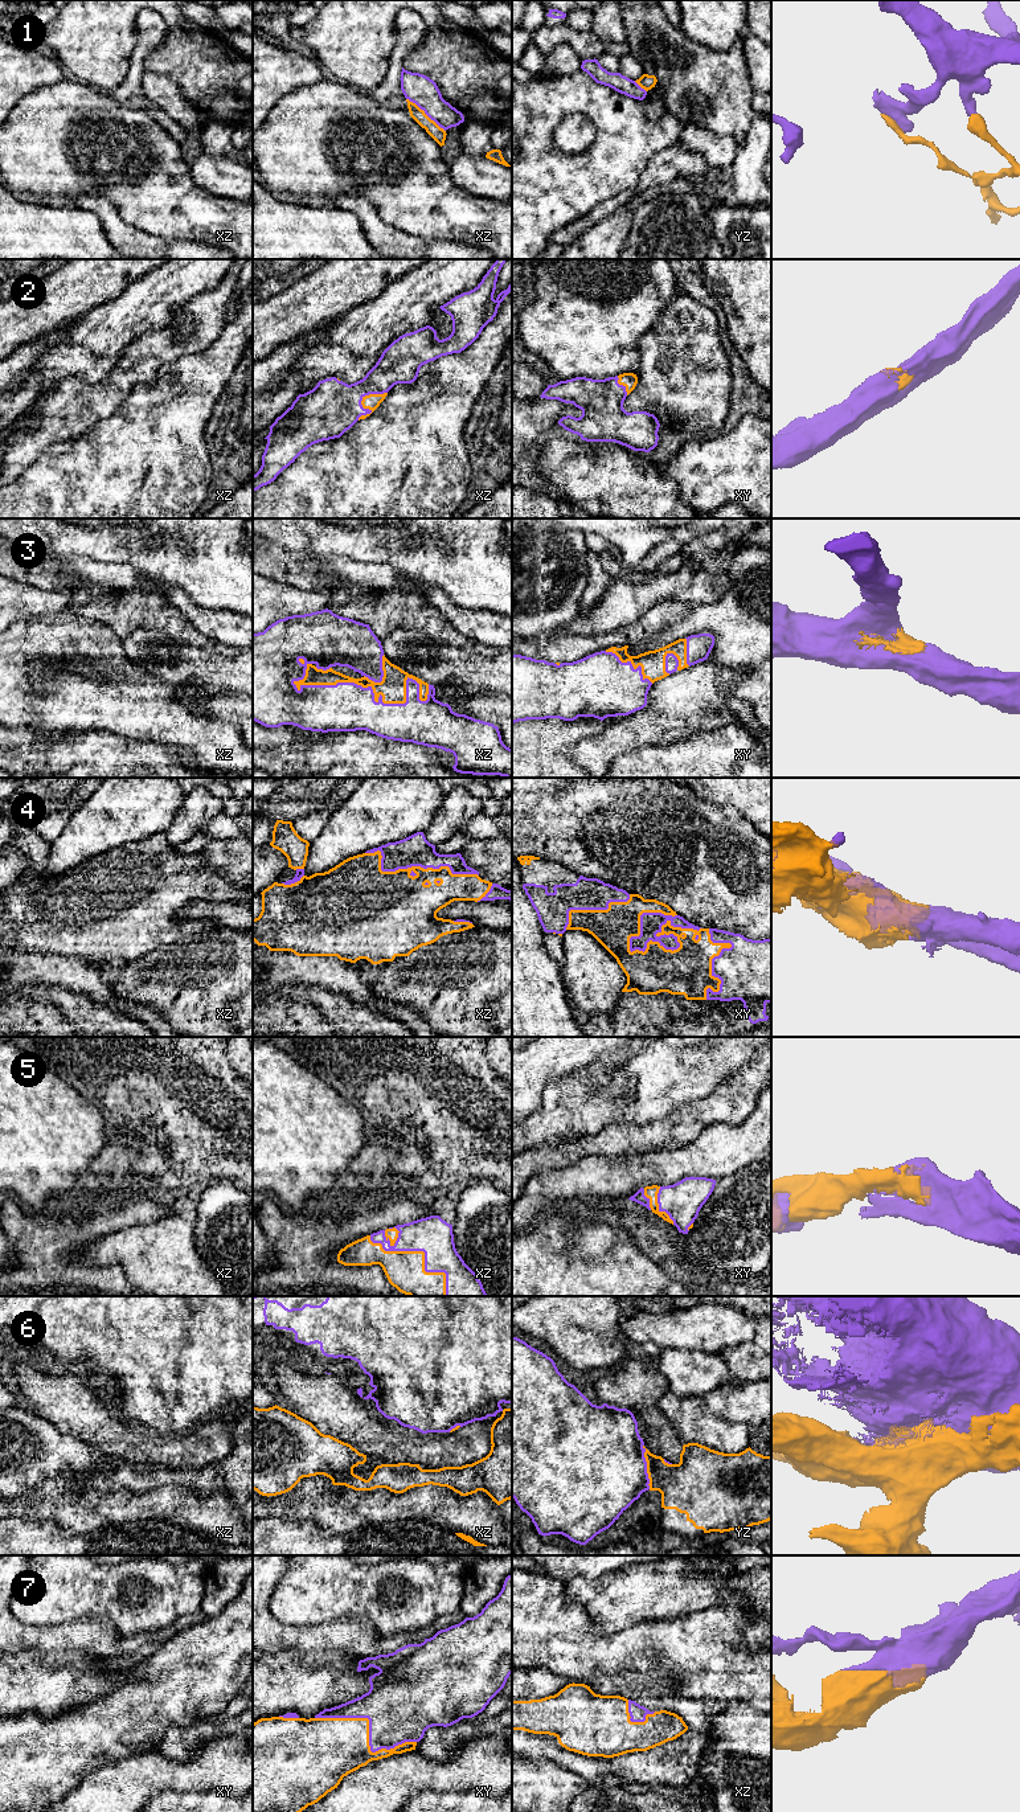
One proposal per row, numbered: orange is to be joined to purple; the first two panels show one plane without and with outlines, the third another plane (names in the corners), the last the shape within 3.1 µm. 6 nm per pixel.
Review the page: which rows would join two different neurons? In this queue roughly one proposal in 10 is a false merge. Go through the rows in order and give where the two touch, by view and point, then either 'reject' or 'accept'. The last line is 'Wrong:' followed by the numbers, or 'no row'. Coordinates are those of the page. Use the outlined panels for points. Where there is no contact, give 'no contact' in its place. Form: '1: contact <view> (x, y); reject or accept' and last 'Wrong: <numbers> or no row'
1: contact xz (426, 114); reject
2: contact xz (361, 400); accept
3: contact xz (368, 687); accept
4: contact xy (676, 939); accept
5: contact xz (424, 1251); accept
6: contact yz (646, 1467); reject
7: contact xy (369, 1731); accept
Wrong: 1, 6

